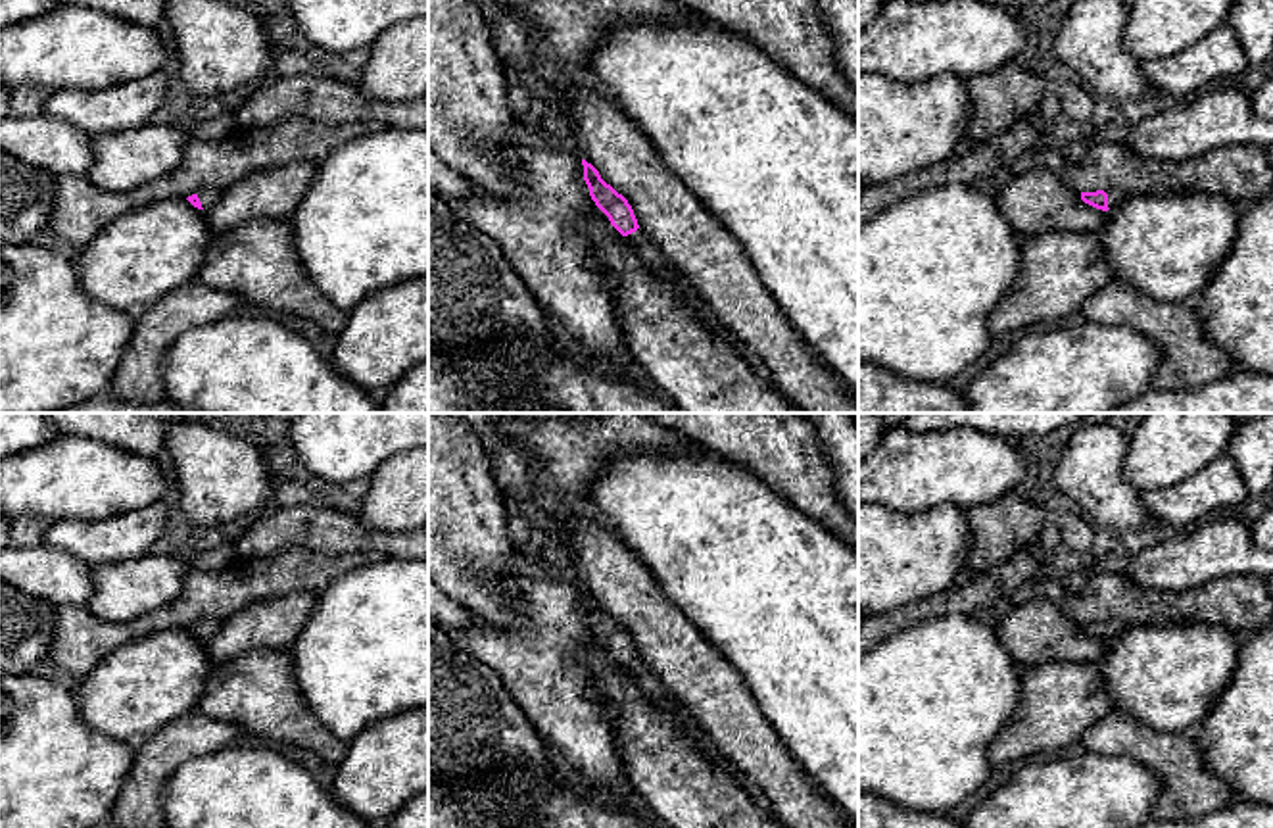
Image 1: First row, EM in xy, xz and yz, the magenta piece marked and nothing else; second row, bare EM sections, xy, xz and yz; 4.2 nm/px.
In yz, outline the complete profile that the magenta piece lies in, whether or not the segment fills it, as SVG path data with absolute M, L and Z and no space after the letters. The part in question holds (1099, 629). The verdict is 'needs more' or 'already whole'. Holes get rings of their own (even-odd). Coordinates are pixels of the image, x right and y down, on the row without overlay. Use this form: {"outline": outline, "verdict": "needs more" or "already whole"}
{"outline": "M1117 619L1112 621L1096 621L1096 622L1081 622L1081 630L1096 640L1108 642L1116 636L1119 636L1121 632L1125 632L1127 628L1131 628L1133 624L1125 624Z", "verdict": "needs more"}

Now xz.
{"outline": "M582 590L582 596L584 611L589 619L591 630L609 647L611 655L634 676L637 688L645 694L645 697L682 720L697 736L701 751L710 761L720 765L728 774L732 774L747 790L749 797L758 809L776 816L772 803L760 790L760 786L753 778L749 778L735 763L724 759L718 753L712 738L695 722L693 715L684 705L680 705L649 672L647 665L639 659L628 630L605 613L591 594Z", "verdict": "needs more"}

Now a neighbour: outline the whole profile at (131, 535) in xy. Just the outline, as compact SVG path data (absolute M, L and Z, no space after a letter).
M157 501L111 519L60 519L44 530L40 544L60 548L90 567L131 561L152 551L167 517L165 503Z

